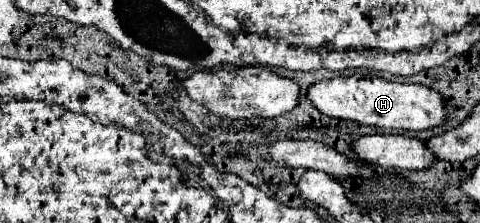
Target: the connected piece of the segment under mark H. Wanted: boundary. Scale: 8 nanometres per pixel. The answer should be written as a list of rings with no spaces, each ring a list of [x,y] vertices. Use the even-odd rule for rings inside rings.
[[[334,77],[322,79],[308,87],[306,99],[324,115],[350,119],[360,125],[374,125],[382,129],[410,129],[424,131],[436,127],[446,117],[444,99],[434,89],[414,83],[396,83],[382,77]]]

